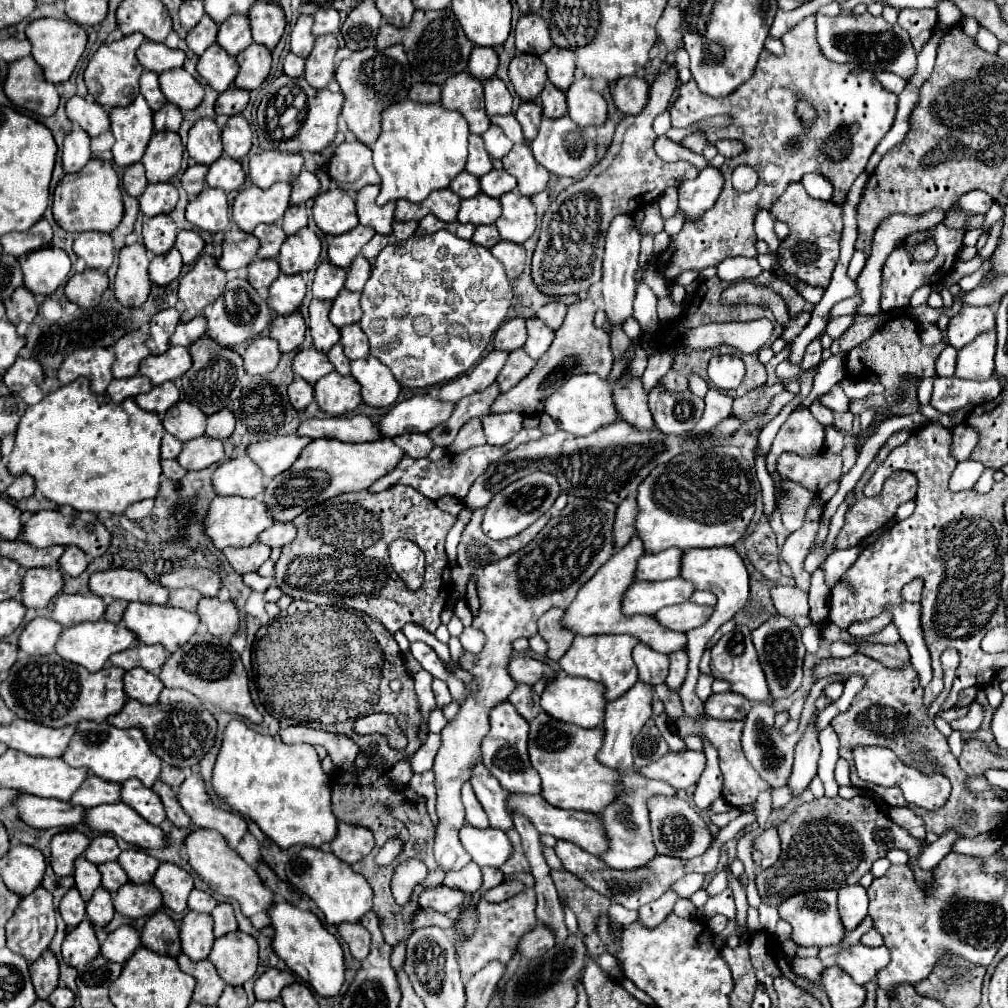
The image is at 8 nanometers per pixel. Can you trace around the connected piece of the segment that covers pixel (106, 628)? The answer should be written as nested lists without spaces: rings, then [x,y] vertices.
[[[99,619],[95,623],[85,621],[85,623],[77,623],[75,627],[63,629],[63,633],[59,635],[59,641],[55,645],[55,653],[59,653],[61,659],[67,659],[67,661],[81,665],[87,671],[95,673],[107,665],[109,655],[125,651],[125,649],[133,647],[135,643],[137,643],[137,637],[131,631],[127,631],[127,627],[123,627],[123,623],[115,625],[115,623],[109,623],[105,619]]]

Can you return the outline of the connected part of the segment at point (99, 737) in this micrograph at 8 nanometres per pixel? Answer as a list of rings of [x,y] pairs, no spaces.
[[[79,721],[75,735],[71,737],[71,743],[67,745],[67,751],[61,755],[61,759],[71,767],[85,767],[93,775],[101,777],[103,781],[123,783],[131,777],[137,777],[145,787],[153,787],[153,783],[159,779],[161,771],[161,759],[149,749],[143,733],[135,727],[131,729],[117,729],[109,723],[95,723],[95,721]]]

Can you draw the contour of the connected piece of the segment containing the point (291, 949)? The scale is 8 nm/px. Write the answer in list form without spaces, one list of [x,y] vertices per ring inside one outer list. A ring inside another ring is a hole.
[[[275,901],[267,915],[271,917],[271,927],[275,931],[271,945],[273,951],[287,963],[287,967],[303,977],[305,983],[309,983],[319,995],[331,997],[337,995],[343,981],[345,981],[345,965],[343,965],[343,949],[339,941],[323,927],[323,923],[317,919],[315,913],[303,911],[289,901]]]

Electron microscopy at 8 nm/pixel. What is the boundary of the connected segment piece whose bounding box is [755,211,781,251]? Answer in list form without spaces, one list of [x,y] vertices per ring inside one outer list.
[[[759,211],[759,215],[755,217],[755,233],[757,233],[757,237],[763,239],[763,241],[767,241],[769,247],[775,251],[781,241],[773,233],[773,223],[775,223],[775,219],[771,217],[769,211]]]

